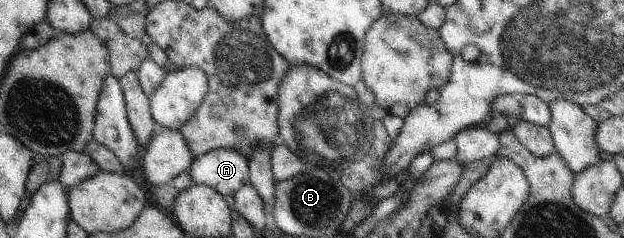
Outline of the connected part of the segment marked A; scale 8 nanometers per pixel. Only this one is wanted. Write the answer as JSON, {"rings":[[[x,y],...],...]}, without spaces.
{"rings":[[[216,148],[198,156],[189,170],[195,184],[213,187],[228,199],[247,183],[249,161],[236,148]]]}

